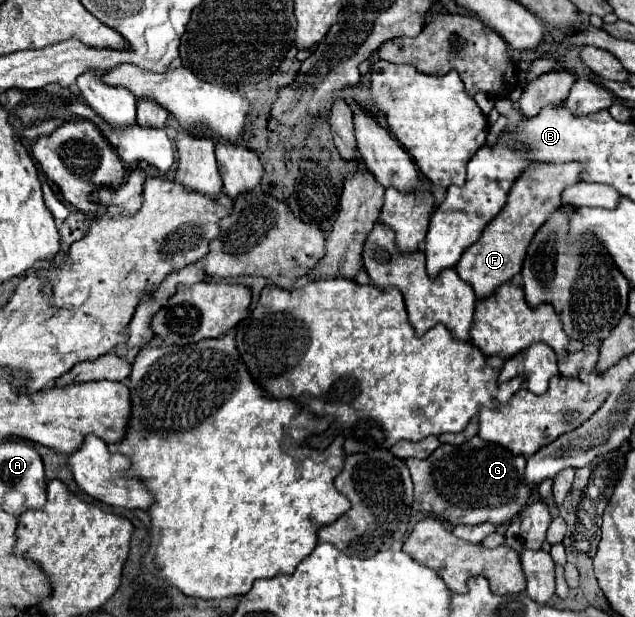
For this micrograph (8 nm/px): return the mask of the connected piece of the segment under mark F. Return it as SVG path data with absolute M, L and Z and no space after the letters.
M535 163L529 165L529 169L515 181L503 211L483 229L479 241L473 243L461 255L455 267L459 277L473 287L479 299L491 295L499 285L511 281L521 271L527 247L535 231L557 209L557 205L561 207L563 189L579 183L579 171L581 171L579 163L559 163L559 165Z

